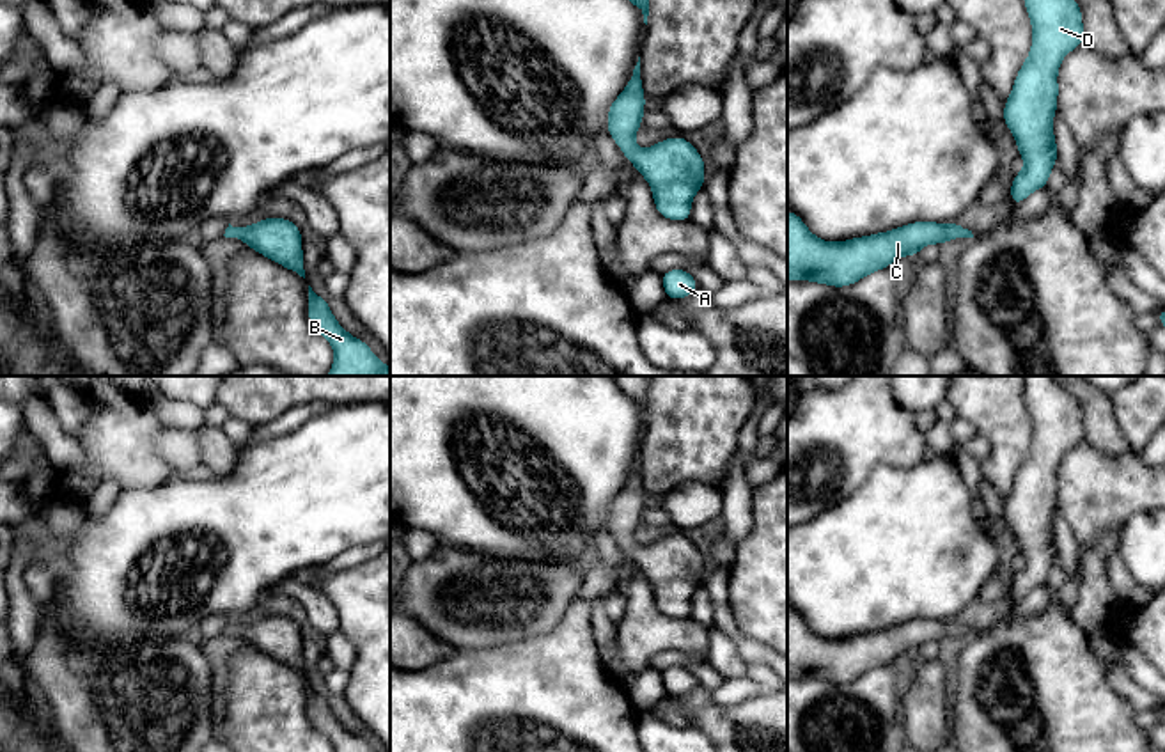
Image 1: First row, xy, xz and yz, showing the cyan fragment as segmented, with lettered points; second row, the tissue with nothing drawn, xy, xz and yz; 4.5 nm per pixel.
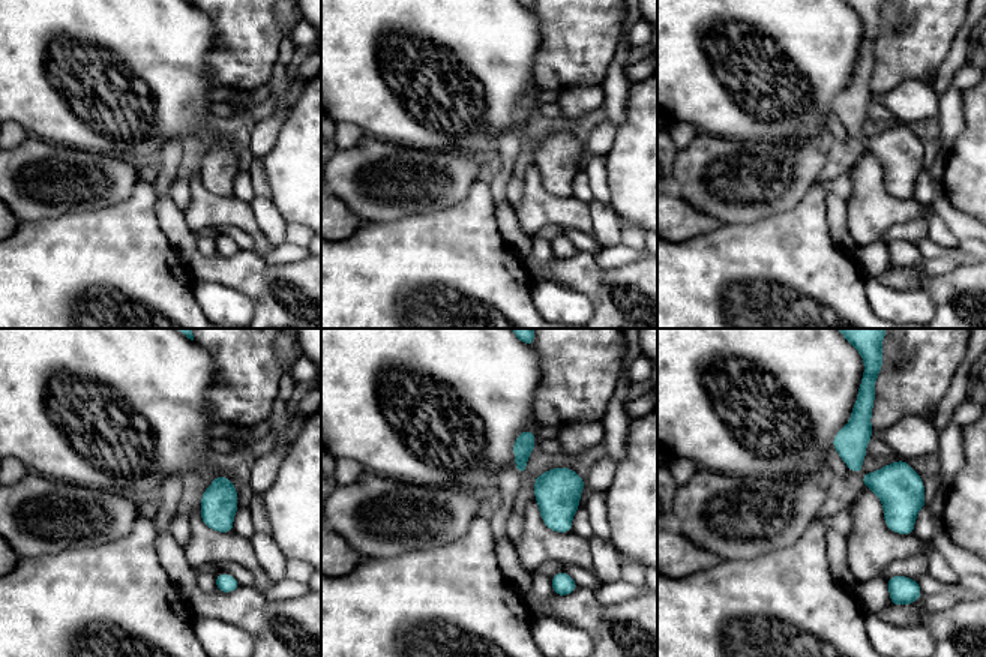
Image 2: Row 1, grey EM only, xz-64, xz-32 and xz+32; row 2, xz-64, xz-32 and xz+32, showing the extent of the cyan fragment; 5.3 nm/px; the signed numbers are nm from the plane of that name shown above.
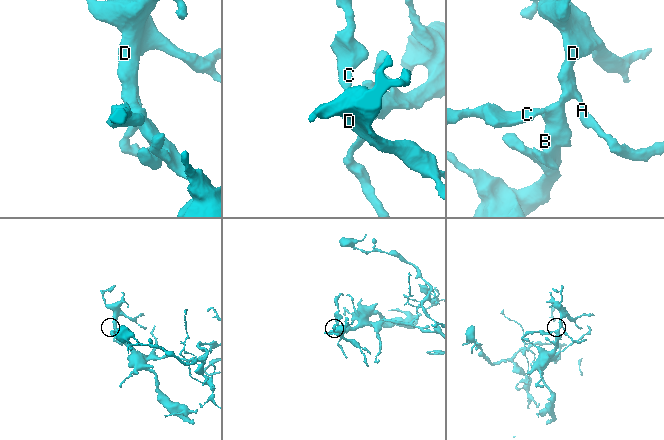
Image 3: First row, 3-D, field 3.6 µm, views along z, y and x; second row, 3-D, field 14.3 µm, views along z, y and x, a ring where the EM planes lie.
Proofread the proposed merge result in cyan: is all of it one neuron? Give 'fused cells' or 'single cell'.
single cell

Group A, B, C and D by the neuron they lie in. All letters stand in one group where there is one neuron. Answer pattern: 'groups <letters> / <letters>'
groups A B C D

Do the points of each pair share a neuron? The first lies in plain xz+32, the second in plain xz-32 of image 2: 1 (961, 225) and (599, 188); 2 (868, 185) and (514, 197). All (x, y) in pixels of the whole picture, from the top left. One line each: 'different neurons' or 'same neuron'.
1: same neuron
2: different neurons

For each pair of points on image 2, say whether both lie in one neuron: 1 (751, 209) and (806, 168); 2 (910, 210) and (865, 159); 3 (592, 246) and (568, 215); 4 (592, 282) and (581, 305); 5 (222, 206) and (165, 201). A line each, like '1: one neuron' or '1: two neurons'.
1: one neuron
2: one neuron
3: two neurons
4: two neurons
5: two neurons

